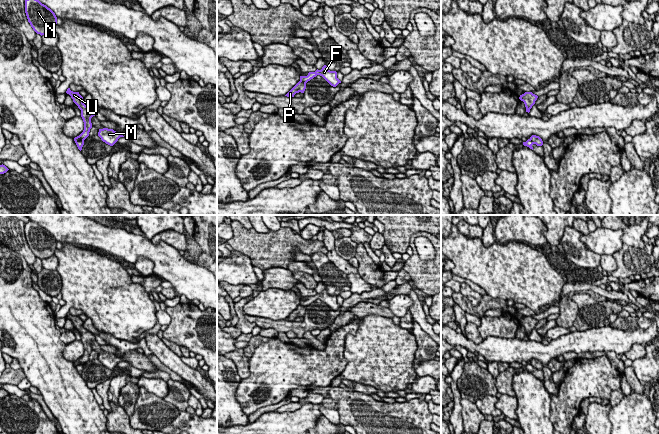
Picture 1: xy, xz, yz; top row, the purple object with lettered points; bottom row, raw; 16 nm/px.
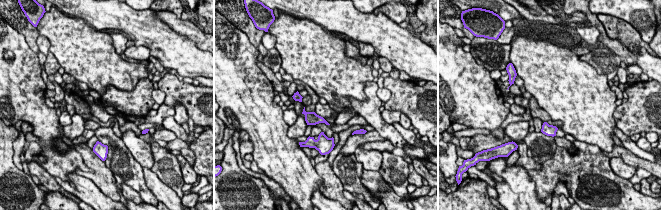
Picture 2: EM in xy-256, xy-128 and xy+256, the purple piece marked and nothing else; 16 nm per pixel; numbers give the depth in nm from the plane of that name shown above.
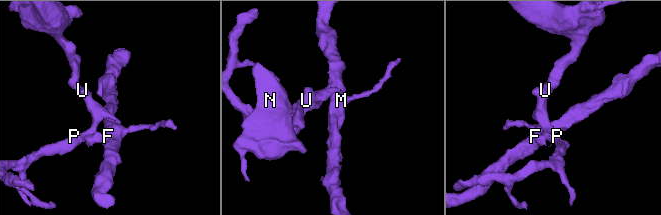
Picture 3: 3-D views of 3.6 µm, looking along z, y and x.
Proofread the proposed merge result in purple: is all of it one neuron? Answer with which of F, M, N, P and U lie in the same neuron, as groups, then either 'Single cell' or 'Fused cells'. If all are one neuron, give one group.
Groups: F M / N P U. Fused cells

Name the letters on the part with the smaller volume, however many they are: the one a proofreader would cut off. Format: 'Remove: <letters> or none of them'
Remove: F, M

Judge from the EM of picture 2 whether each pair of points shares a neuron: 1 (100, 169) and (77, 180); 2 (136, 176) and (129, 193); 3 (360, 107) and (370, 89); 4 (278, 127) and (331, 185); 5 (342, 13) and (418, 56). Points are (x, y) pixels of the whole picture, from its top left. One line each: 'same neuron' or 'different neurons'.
1: different neurons
2: different neurons
3: same neuron
4: different neurons
5: same neuron

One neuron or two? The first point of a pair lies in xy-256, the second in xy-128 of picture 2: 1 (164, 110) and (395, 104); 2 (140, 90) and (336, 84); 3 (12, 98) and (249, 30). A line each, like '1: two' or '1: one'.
1: two
2: two
3: two

